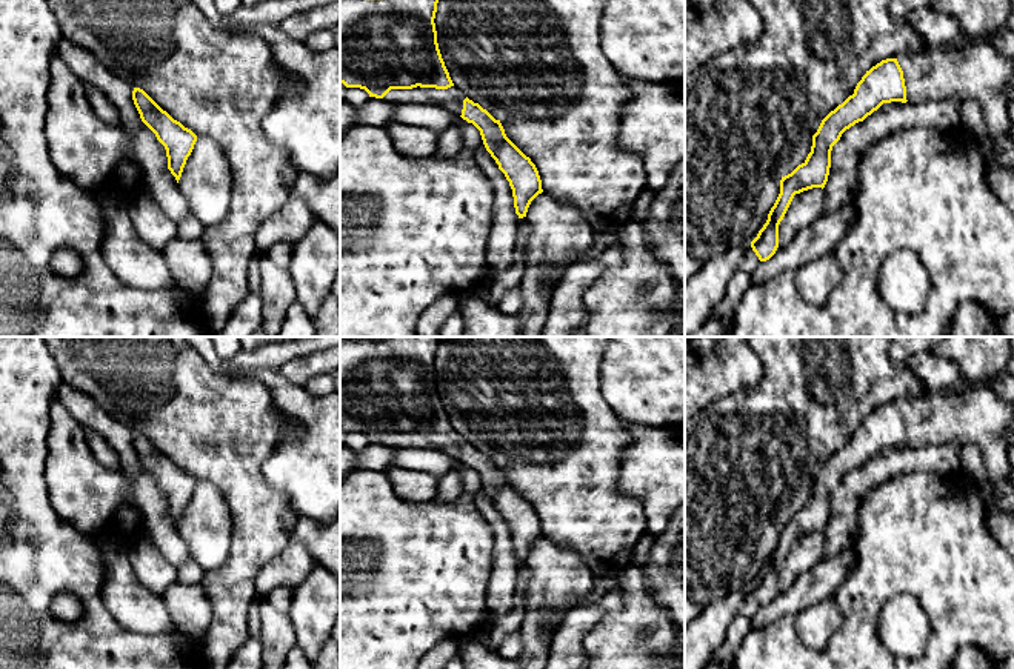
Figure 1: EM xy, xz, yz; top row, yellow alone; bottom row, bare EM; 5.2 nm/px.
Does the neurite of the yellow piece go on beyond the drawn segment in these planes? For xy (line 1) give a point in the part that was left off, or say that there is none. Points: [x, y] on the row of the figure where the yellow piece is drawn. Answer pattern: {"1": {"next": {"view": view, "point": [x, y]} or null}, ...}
{"1": {"next": null}}

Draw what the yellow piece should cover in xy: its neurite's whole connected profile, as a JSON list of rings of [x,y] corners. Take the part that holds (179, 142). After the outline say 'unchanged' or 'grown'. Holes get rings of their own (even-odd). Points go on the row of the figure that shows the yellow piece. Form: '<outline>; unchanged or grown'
[[[134,88],[132,100],[142,121],[155,134],[157,140],[165,146],[168,169],[178,183],[186,160],[197,141],[197,135],[191,129],[185,128],[180,121],[174,120],[143,89]]]; unchanged

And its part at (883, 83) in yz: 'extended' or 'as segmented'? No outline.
extended

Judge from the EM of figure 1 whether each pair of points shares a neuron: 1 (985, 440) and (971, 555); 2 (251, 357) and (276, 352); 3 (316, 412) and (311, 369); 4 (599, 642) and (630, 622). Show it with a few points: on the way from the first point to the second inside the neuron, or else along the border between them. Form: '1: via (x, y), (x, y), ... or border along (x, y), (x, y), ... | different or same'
1: border along (977, 483), (987, 509) | different
2: via (257, 357), (270, 356) | same
3: border along (279, 371), (290, 382), (303, 386) | different
4: via (607, 642), (622, 629) | same

